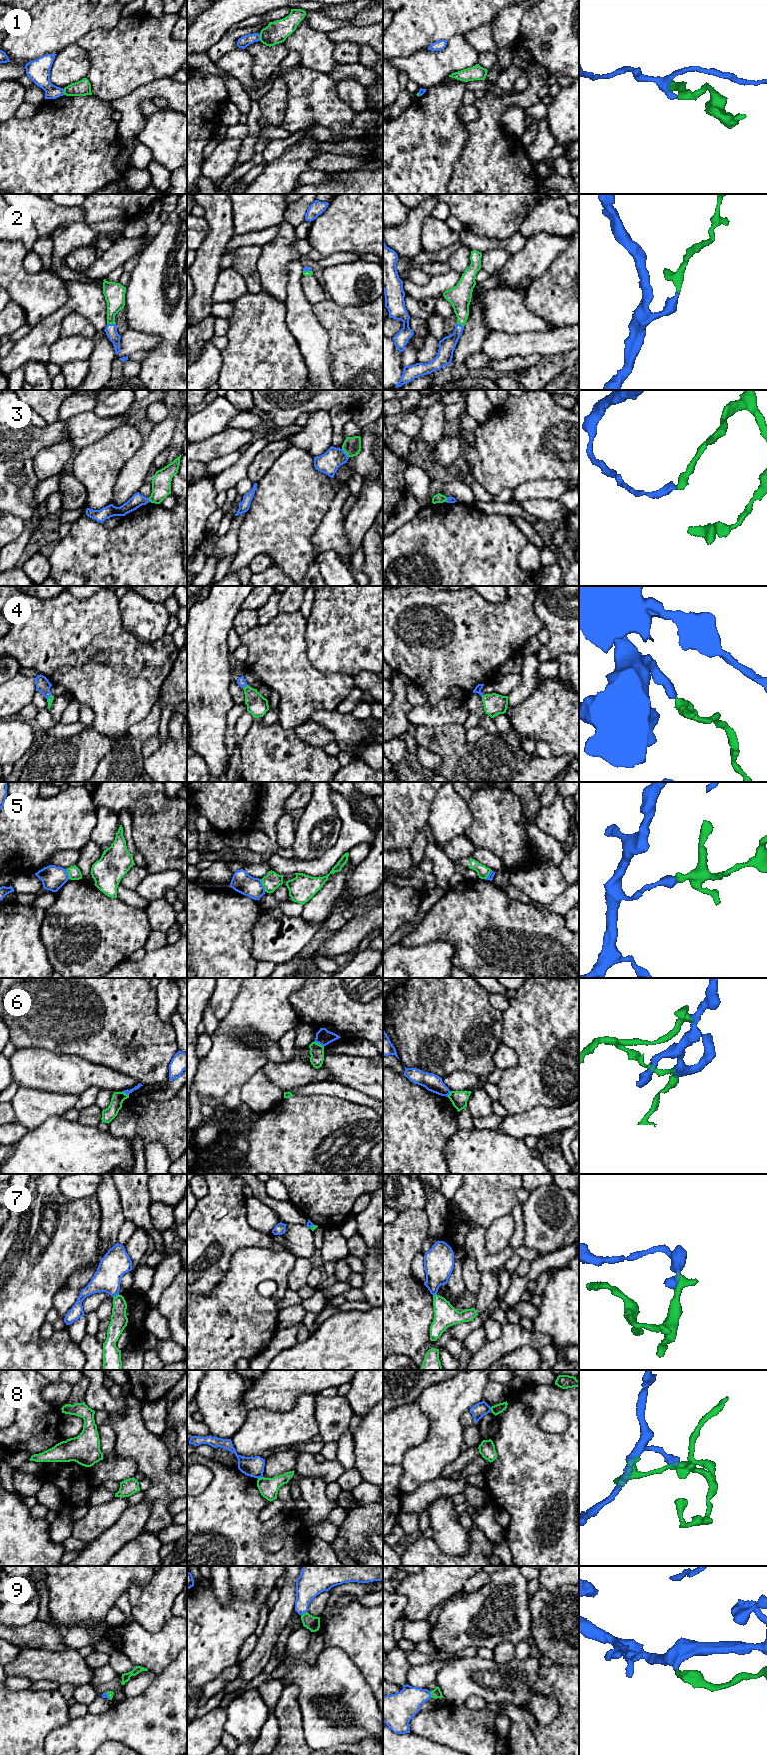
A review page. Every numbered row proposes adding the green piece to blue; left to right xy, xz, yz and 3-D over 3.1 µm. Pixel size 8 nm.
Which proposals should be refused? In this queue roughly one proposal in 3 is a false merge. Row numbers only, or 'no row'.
1, 3, 5, 6, 7, 8

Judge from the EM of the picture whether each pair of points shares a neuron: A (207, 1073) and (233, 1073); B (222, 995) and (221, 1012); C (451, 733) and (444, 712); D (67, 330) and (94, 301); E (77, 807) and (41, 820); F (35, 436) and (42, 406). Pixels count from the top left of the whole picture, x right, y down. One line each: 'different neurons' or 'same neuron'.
A: same neuron
B: same neuron
C: different neurons
D: different neurons
E: same neuron
F: different neurons

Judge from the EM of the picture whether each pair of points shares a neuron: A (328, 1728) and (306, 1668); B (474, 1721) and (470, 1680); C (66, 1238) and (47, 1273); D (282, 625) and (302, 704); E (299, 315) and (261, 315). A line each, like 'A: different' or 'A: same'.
A: same
B: different
C: same
D: same
E: different

